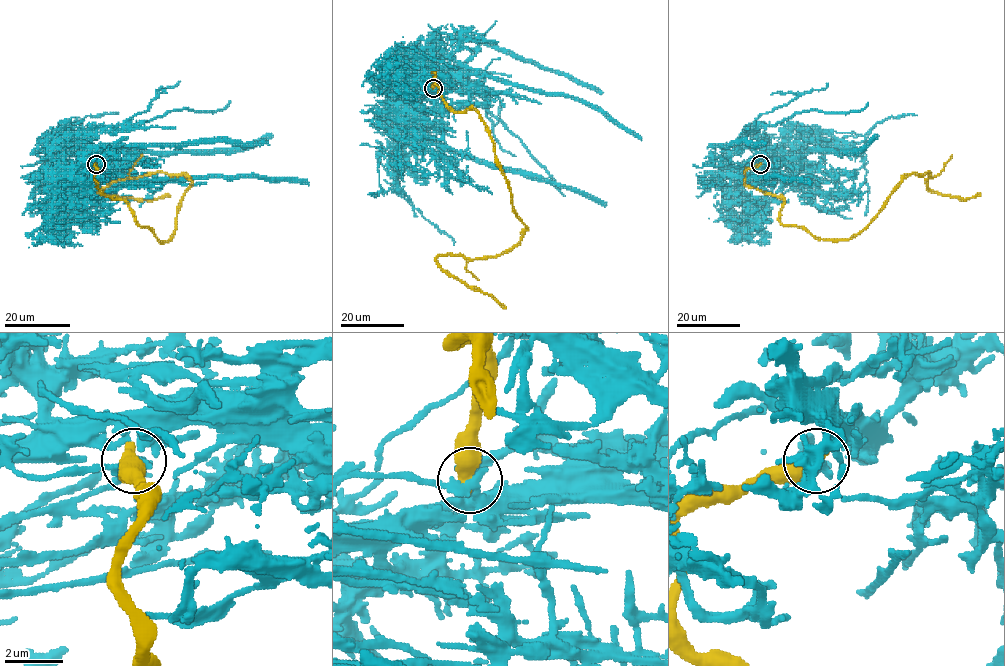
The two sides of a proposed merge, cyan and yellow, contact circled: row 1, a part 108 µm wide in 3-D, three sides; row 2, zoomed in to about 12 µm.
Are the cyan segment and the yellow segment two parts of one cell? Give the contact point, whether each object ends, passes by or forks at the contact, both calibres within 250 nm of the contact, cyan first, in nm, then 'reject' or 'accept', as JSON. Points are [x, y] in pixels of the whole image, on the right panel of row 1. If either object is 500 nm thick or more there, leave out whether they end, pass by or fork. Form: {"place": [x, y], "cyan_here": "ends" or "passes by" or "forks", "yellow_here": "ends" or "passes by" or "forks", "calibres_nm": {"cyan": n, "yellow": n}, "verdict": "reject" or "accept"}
{"place": [760, 164], "calibres_nm": {"cyan": 280, "yellow": 650}, "verdict": "reject"}

